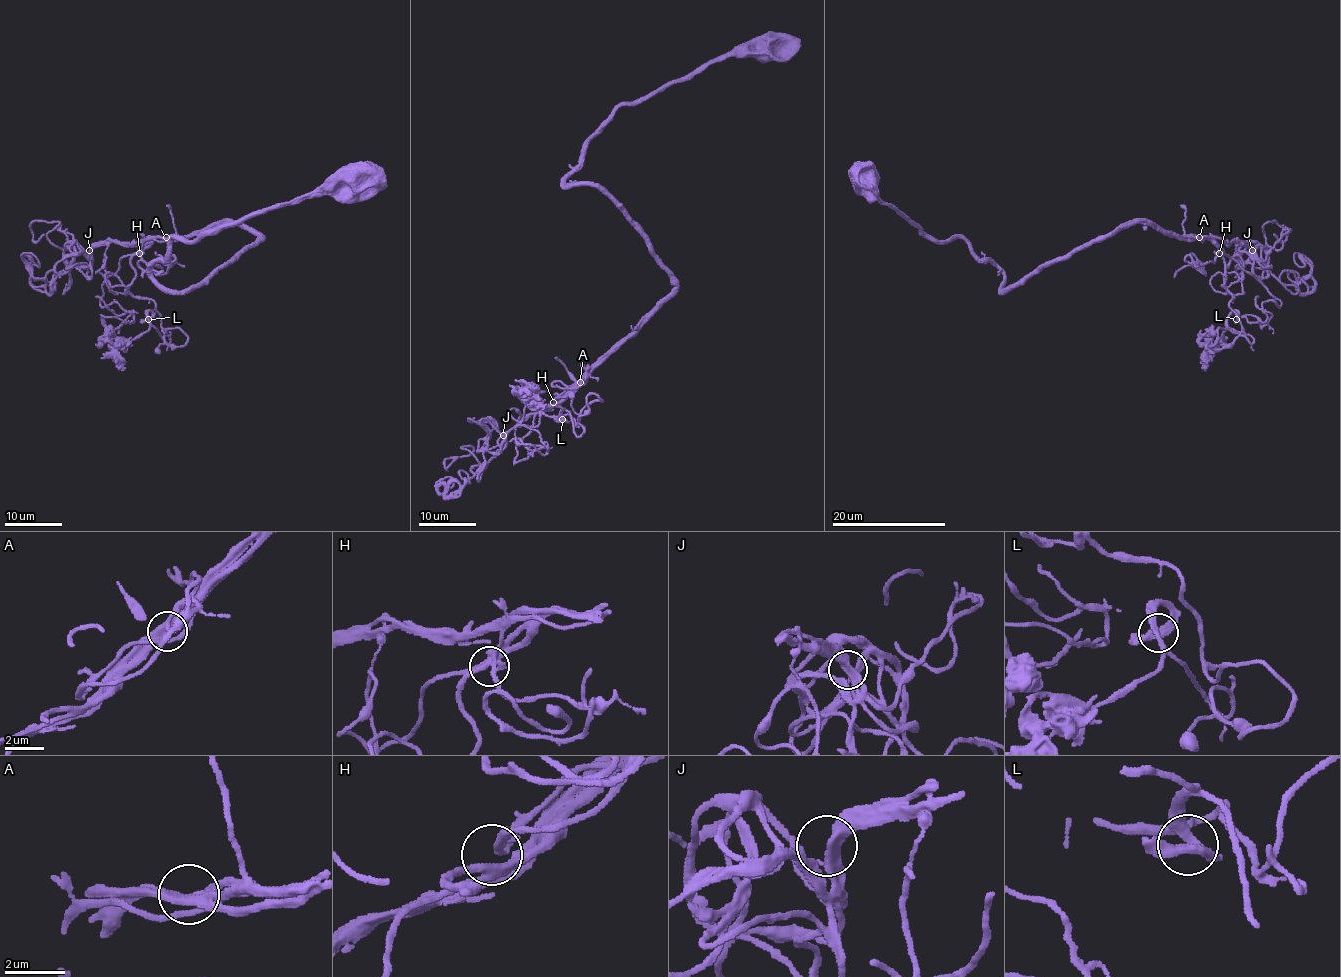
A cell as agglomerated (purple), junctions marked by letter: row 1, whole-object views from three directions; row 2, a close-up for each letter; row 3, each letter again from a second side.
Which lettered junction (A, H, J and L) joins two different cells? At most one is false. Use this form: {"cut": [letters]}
{"cut": []}

